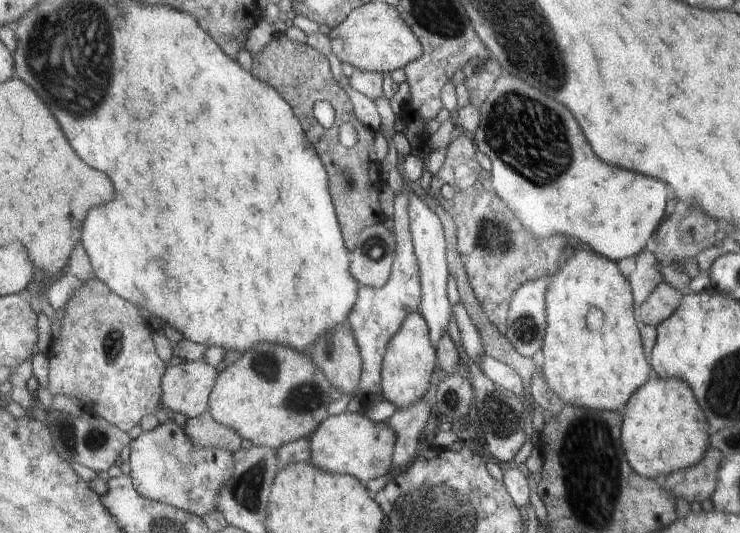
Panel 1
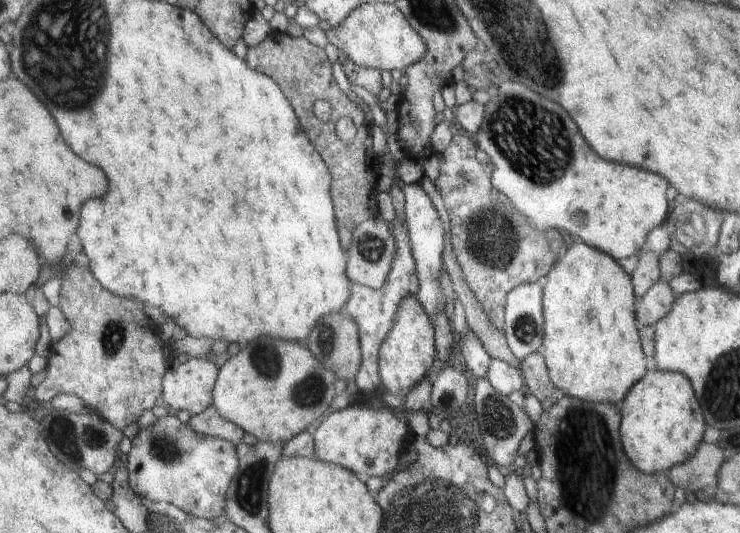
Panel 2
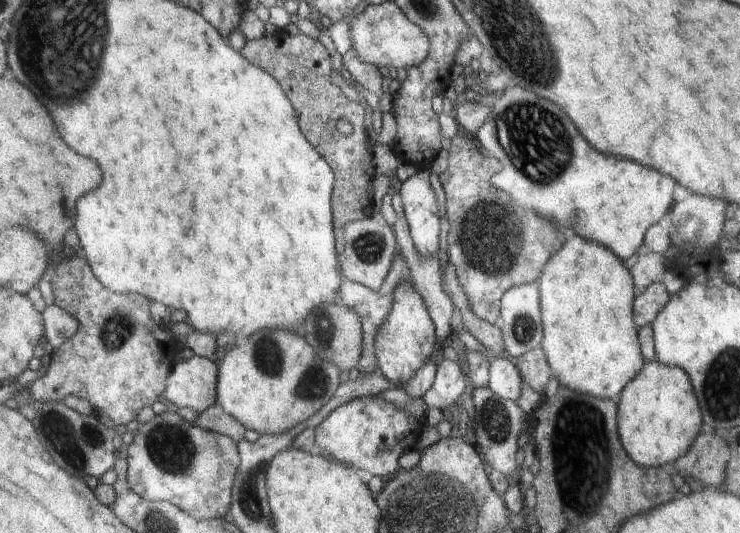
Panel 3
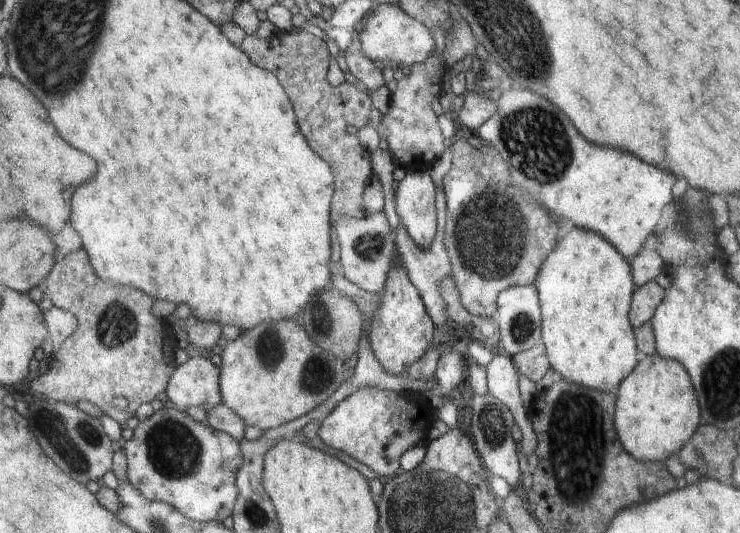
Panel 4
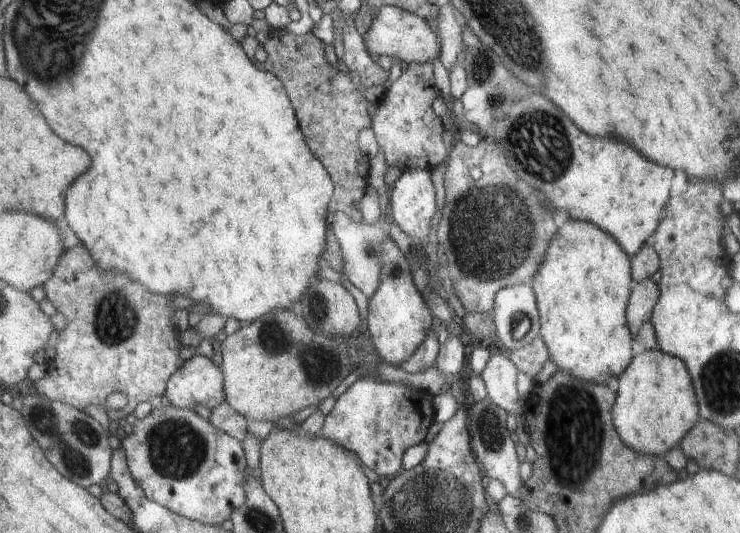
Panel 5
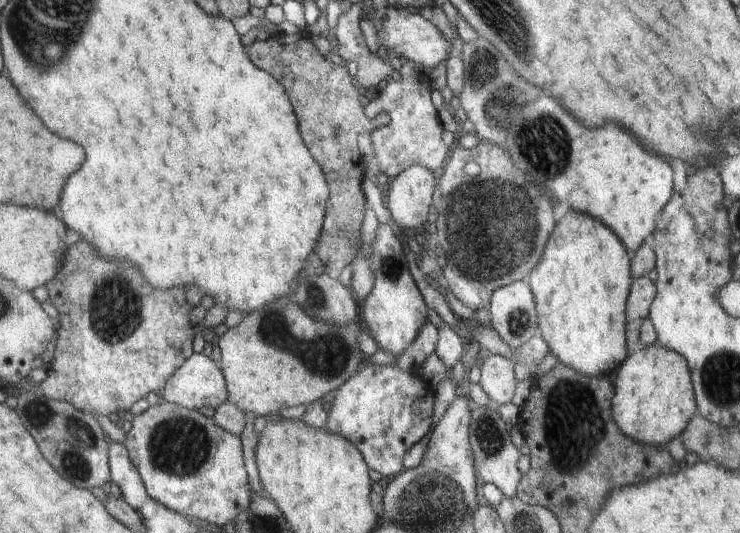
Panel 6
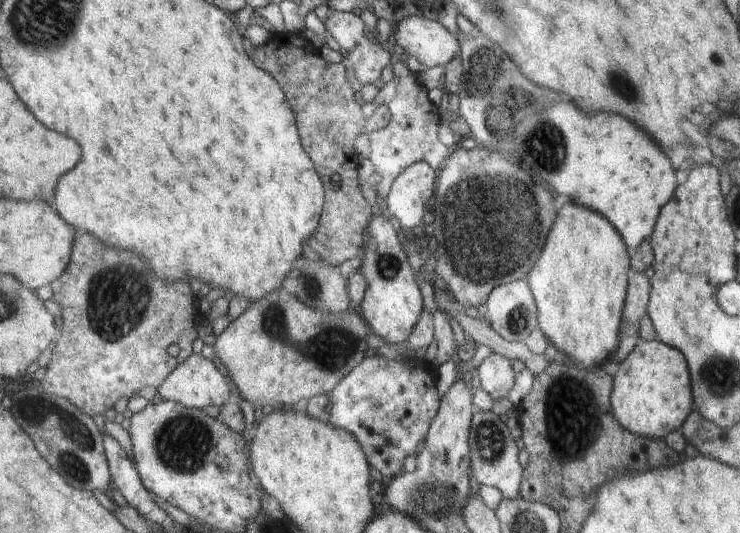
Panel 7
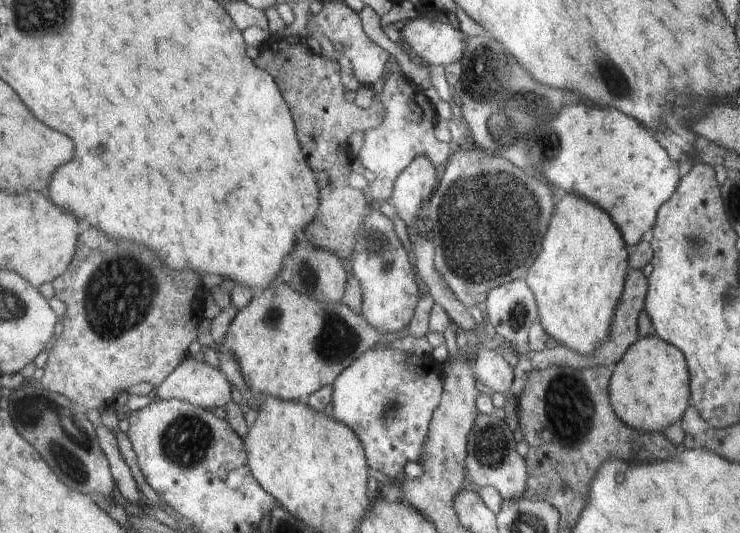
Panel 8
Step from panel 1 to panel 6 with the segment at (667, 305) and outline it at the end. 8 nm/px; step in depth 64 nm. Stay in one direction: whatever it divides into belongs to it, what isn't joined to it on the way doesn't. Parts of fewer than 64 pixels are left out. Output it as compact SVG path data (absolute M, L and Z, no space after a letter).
M647 276L634 278L633 287L630 288L629 311L626 312L626 328L628 328L629 339L626 340L628 348L639 340L639 332L642 322L649 317L650 306L656 298L656 286Z

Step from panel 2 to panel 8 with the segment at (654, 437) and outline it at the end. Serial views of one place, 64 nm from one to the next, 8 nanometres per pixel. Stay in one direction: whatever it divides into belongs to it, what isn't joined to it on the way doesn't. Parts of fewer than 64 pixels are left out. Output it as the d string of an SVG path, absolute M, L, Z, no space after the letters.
M657 335L639 336L611 369L614 374L610 380L610 400L614 412L634 430L664 433L668 426L682 420L692 403L688 361L681 349Z

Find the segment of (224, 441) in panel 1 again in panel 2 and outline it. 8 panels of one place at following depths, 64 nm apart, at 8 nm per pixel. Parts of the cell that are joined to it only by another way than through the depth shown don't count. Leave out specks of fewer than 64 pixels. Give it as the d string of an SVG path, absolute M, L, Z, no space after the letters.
M212 405L204 412L191 416L189 423L190 428L200 436L212 436L212 438L226 440L226 442L233 444L234 448L242 443L242 437L245 434L236 424L224 420Z

